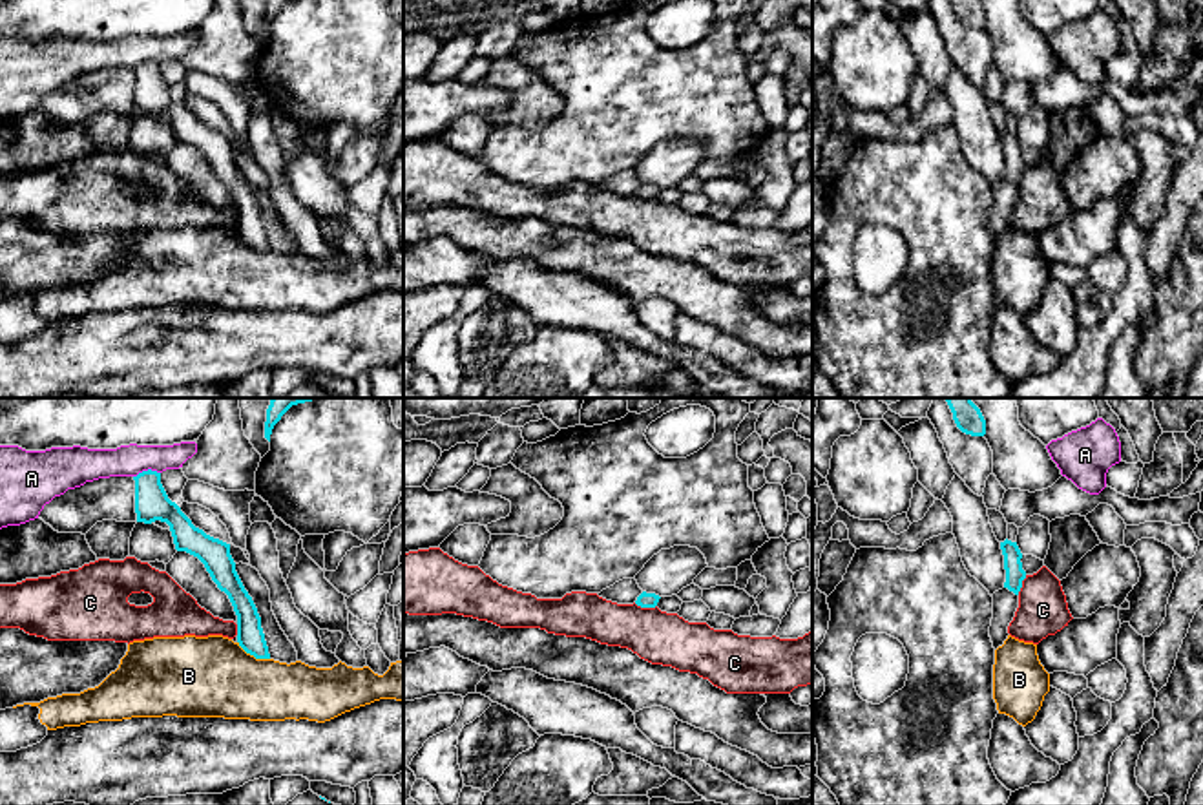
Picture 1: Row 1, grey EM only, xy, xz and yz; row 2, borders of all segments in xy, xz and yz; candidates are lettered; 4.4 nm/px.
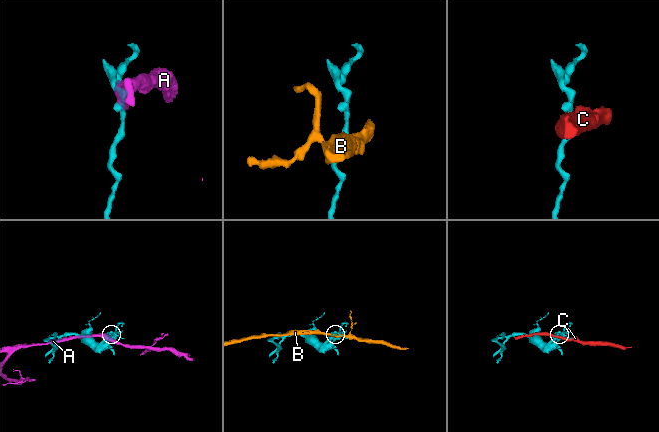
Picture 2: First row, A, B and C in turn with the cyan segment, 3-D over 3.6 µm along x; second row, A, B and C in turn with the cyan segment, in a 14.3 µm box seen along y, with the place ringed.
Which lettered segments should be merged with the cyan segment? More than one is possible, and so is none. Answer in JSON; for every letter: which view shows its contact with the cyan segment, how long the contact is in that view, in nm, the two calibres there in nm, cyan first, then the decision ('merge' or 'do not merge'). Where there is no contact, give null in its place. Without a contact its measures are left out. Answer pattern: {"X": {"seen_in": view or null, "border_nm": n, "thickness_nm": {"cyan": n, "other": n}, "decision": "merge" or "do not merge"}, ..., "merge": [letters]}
{"A": {"seen_in": "xy", "border_nm": 120, "thickness_nm": {"cyan": 150, "other": 140}, "decision": "do not merge"}, "B": {"seen_in": "xy", "border_nm": 170, "thickness_nm": {"cyan": 120, "other": 360}, "decision": "do not merge"}, "C": {"seen_in": "xz", "border_nm": 110, "thickness_nm": {"cyan": 70, "other": 240}, "decision": "do not merge"}, "merge": []}

